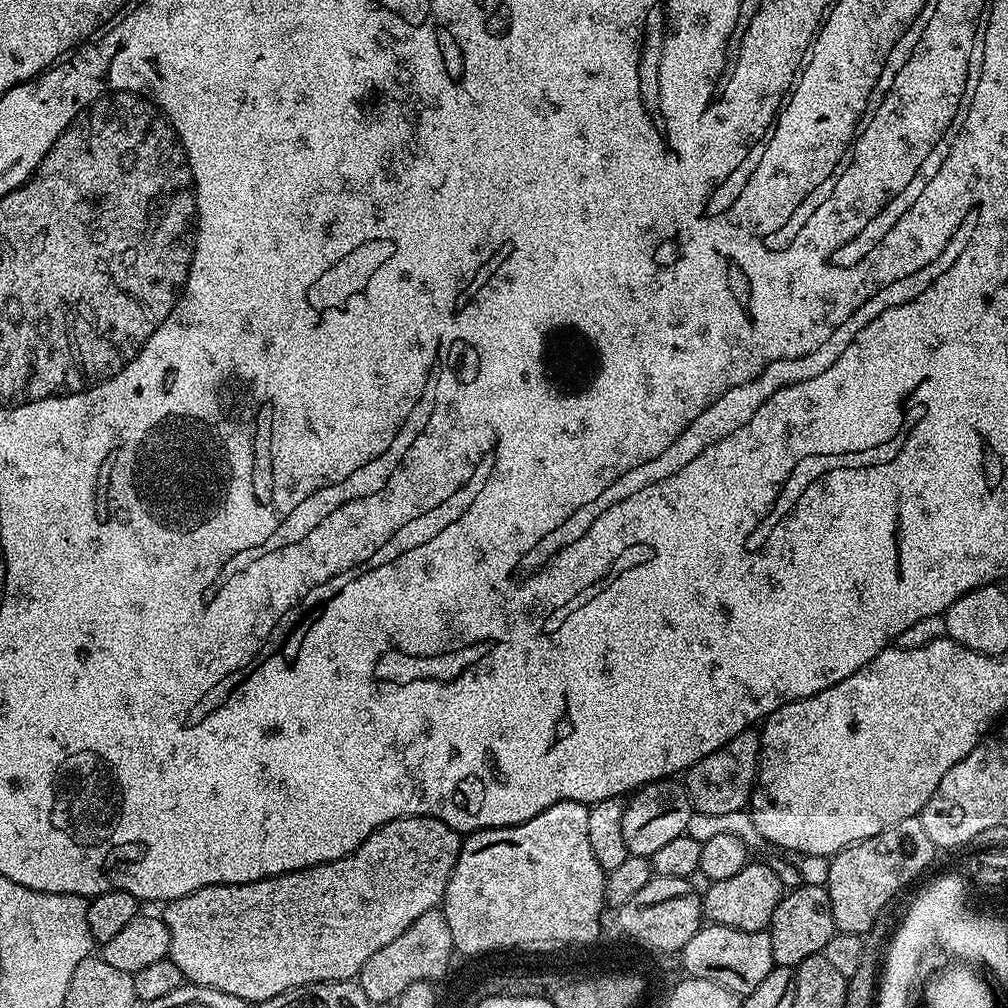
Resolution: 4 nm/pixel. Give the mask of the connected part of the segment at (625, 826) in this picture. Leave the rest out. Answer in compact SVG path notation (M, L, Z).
M675 779L655 780L637 788L627 797L622 814L622 842L626 842L626 850L630 856L651 857L662 846L674 842L674 838L685 835L688 823L694 811L688 789L683 783L675 784Z

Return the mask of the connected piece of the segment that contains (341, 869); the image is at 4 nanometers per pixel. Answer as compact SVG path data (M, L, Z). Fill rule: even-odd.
M403 816L401 820L375 828L349 856L343 856L329 864L316 864L312 868L303 868L297 872L287 872L281 876L271 876L265 880L255 880L245 884L211 884L194 894L167 901L163 905L162 919L170 930L168 956L174 962L174 966L182 970L185 981L201 988L213 988L222 994L230 994L234 998L242 998L252 1006L258 1006L264 1000L274 998L292 988L301 988L304 984L322 984L333 980L351 980L359 977L362 966L366 966L367 960L377 950L382 950L382 946L394 942L394 938L398 938L402 930L418 922L422 914L441 907L444 891L450 882L456 859L460 853L461 843L461 833L446 826L441 820L435 820L429 816Z

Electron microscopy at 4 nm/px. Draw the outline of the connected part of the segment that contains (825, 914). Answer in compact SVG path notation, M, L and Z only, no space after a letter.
M801 883L792 893L781 895L780 904L774 910L772 923L766 931L774 950L774 962L782 968L795 969L806 958L823 953L826 942L838 929L830 906L827 887Z

